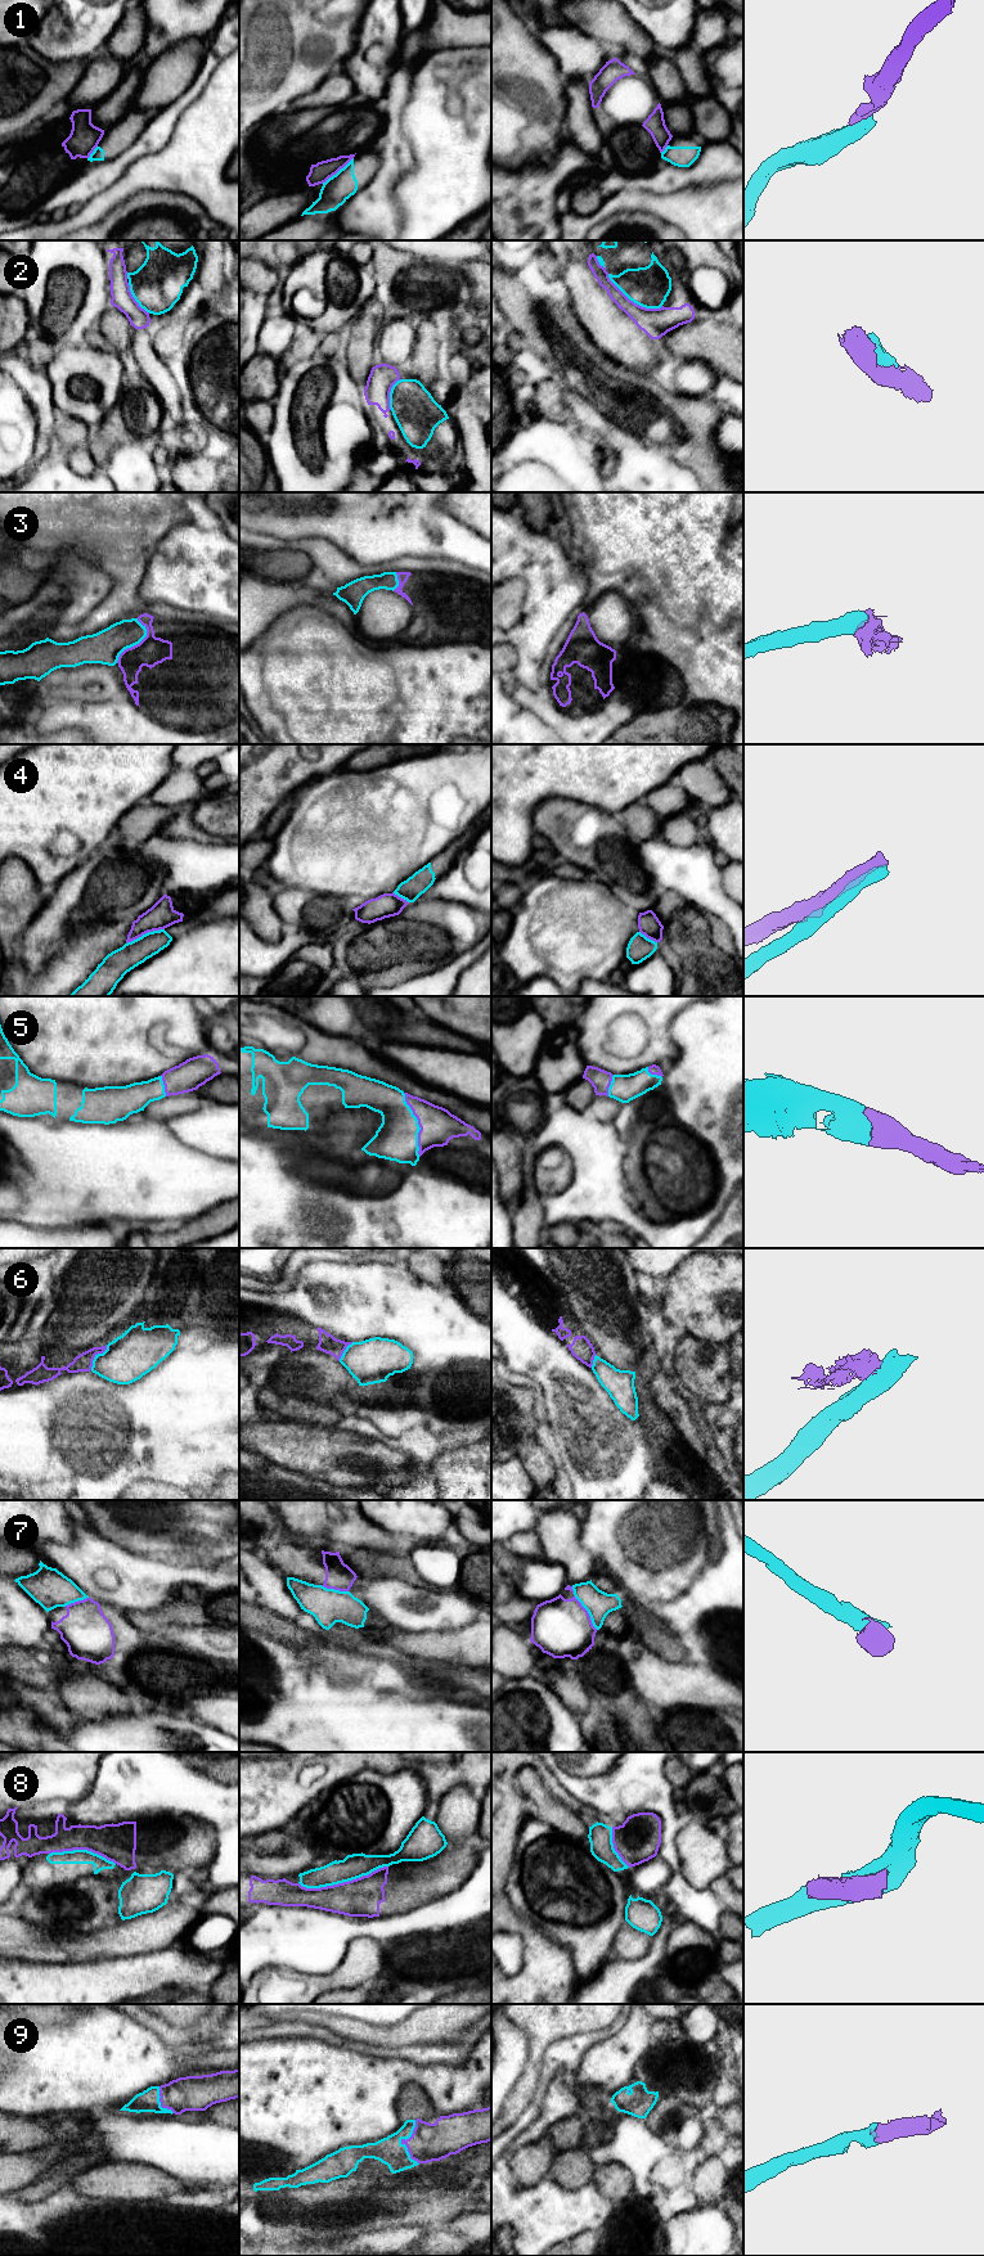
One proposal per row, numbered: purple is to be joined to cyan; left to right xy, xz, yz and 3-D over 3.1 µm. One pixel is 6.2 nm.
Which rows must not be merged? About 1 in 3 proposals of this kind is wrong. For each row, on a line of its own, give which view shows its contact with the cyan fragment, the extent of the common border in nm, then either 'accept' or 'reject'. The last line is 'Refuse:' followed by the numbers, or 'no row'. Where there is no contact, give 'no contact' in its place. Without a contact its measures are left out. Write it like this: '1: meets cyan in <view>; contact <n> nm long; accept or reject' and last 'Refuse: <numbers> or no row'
1: meets cyan in xz; contact 260 nm long; reject
2: meets cyan in yz; contact 400 nm long; accept
3: meets cyan in xy; contact 320 nm long; accept
4: meets cyan in xy; contact 260 nm long; reject
5: meets cyan in xz; contact 420 nm long; accept
6: meets cyan in xy; contact 190 nm long; reject
7: meets cyan in yz; contact 320 nm long; reject
8: meets cyan in xz; contact 550 nm long; reject
9: meets cyan in xz; contact 280 nm long; accept
Refuse: 1, 4, 6, 7, 8

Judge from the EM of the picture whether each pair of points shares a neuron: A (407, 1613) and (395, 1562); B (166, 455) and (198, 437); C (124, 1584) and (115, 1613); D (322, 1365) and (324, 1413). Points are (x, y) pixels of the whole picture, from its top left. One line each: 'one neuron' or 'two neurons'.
A: two neurons
B: one neuron
C: two neurons
D: two neurons

